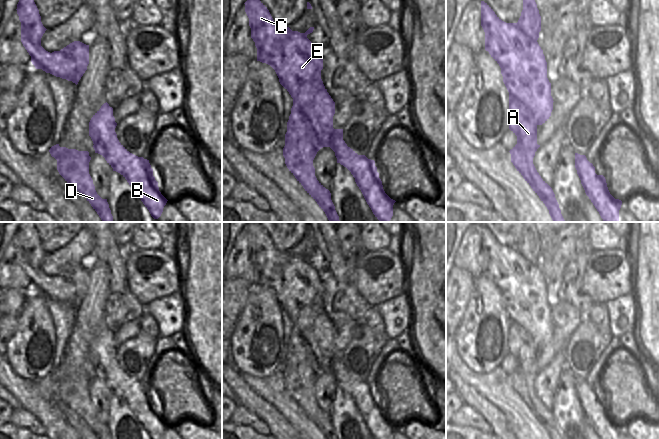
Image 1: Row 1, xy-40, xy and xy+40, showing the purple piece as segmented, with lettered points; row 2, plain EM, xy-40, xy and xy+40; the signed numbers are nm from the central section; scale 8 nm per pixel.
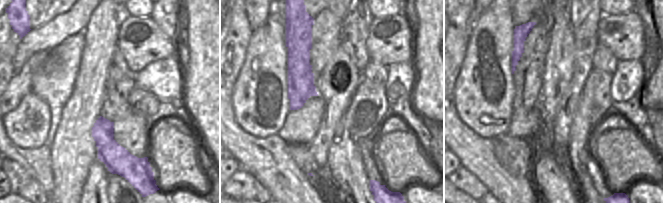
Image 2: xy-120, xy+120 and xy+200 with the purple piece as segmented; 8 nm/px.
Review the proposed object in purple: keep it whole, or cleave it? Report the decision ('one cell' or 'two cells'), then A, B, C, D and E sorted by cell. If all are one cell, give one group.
two cells; groups A D / B C E

